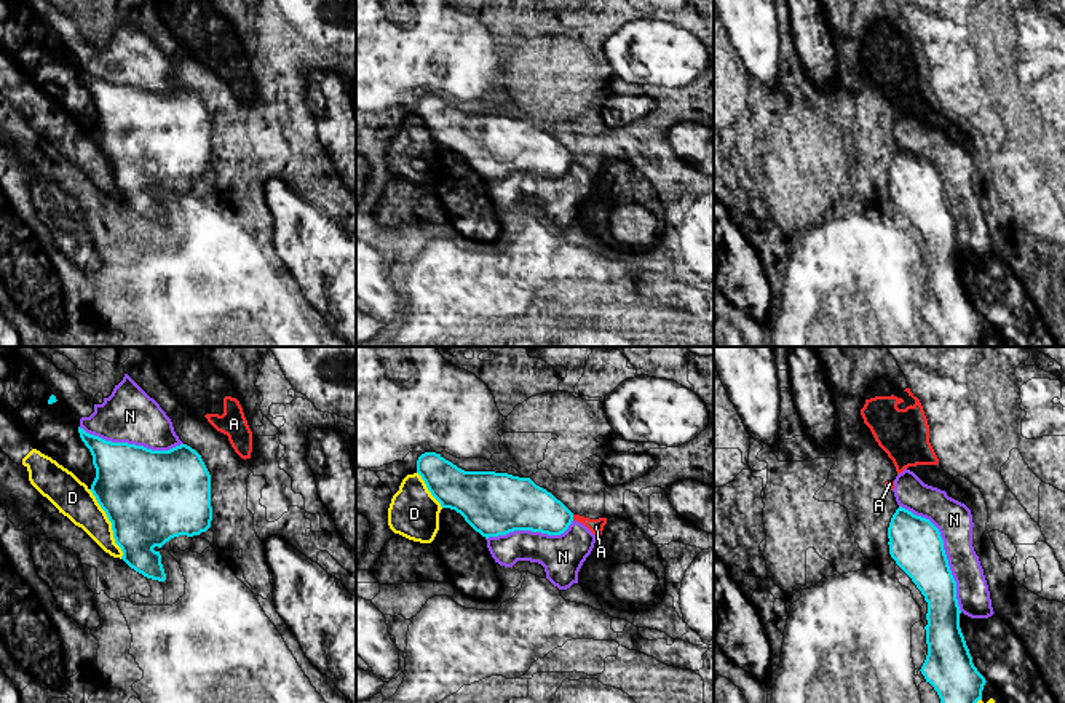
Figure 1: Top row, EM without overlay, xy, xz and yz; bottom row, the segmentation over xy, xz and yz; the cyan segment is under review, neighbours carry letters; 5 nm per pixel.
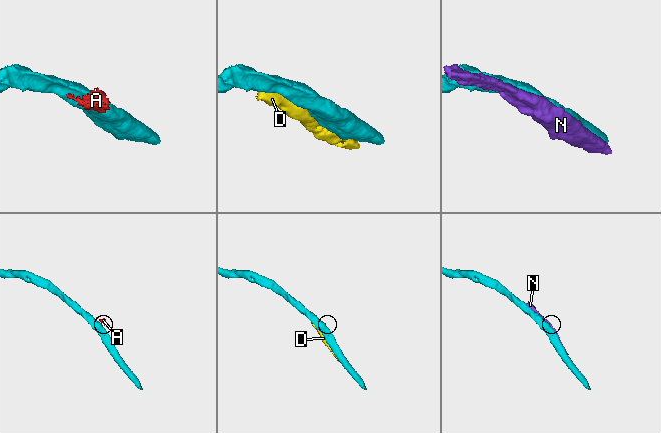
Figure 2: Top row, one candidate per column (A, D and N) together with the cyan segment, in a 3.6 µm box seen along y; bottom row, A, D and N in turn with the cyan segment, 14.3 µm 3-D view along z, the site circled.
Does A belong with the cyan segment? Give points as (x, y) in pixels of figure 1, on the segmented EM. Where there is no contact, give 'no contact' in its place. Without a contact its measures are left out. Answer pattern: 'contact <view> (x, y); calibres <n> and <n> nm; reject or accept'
contact xz (572, 518); calibres 240 and 80 nm; reject

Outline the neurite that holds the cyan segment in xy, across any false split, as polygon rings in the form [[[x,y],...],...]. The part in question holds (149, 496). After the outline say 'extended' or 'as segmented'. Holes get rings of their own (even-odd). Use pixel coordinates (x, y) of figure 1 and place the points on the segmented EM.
[[[80,427],[78,433],[96,468],[89,491],[112,522],[115,543],[123,551],[121,559],[144,577],[164,582],[161,554],[153,548],[161,548],[179,535],[200,535],[211,527],[211,475],[201,455],[187,444],[169,451],[152,451],[144,446],[105,441]]]; as segmented

